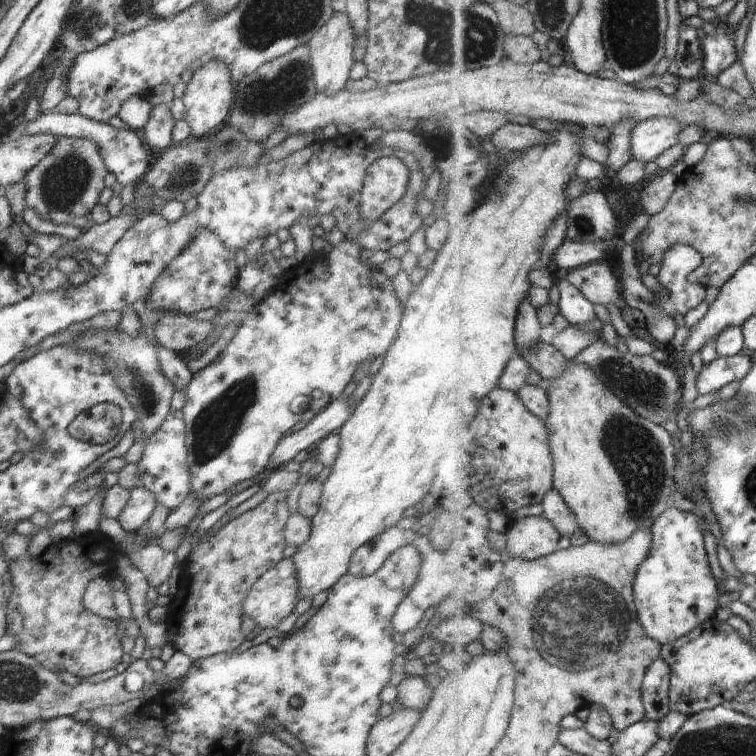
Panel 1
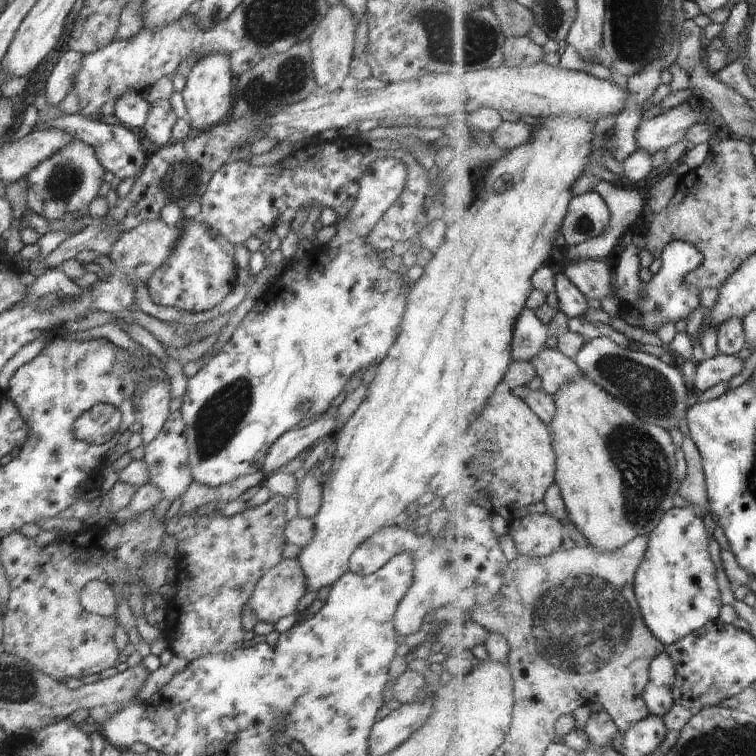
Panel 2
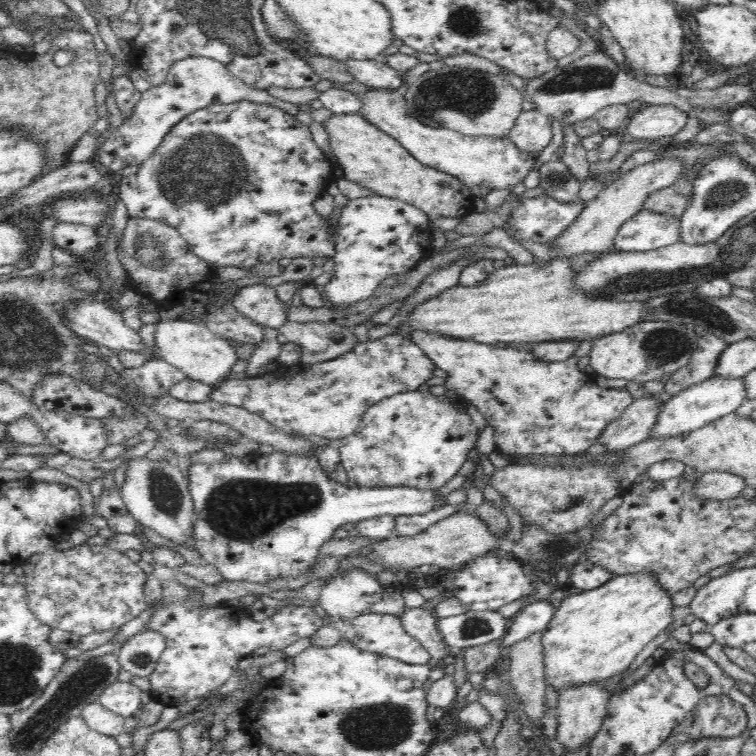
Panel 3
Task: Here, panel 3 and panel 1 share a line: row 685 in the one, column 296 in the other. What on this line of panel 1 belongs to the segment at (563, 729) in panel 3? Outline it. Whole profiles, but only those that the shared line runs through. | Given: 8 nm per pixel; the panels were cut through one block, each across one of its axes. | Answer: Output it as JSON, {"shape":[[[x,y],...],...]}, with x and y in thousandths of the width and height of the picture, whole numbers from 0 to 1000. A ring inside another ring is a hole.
{"shape":[[[374,739],[365,746],[365,750],[357,751],[333,772],[331,782],[319,796],[320,813],[335,820],[347,832],[366,831],[373,820],[388,812],[388,807],[397,794],[393,772],[388,742]]]}

